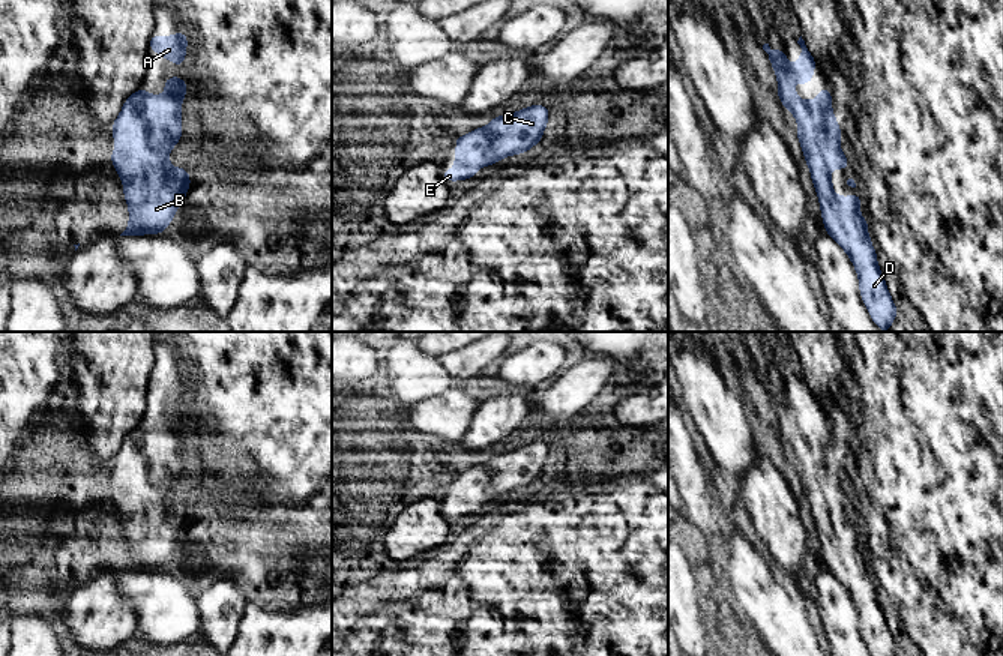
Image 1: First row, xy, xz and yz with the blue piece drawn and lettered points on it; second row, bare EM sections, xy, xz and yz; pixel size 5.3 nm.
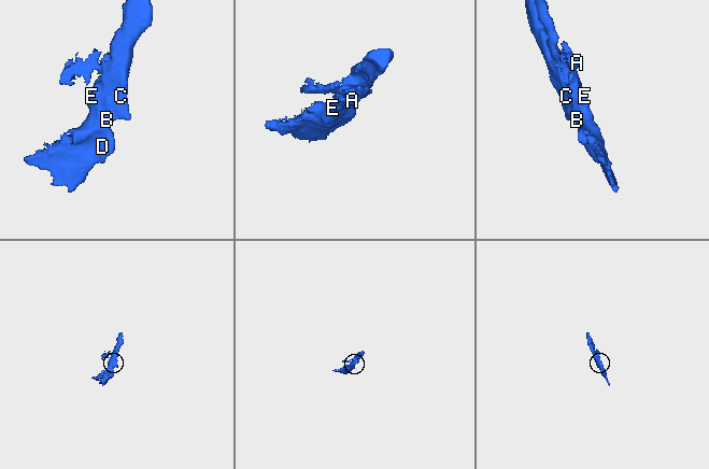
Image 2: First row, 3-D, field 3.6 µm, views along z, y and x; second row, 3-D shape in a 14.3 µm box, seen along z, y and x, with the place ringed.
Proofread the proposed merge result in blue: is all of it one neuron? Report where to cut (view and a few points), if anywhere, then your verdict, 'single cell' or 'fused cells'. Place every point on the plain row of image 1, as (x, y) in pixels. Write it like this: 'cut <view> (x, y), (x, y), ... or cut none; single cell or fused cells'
cut none; single cell

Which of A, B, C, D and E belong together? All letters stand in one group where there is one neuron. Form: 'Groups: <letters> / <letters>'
Groups: A B C D E

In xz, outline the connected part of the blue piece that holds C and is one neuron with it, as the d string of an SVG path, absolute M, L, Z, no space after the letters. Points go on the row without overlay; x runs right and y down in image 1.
M532 441L514 450L495 452L488 462L453 474L458 480L455 486L455 504L441 507L446 518L467 516L476 512L480 503L497 500L500 495L518 489L527 489L536 479L544 476L544 465L548 462L550 446L545 441Z

